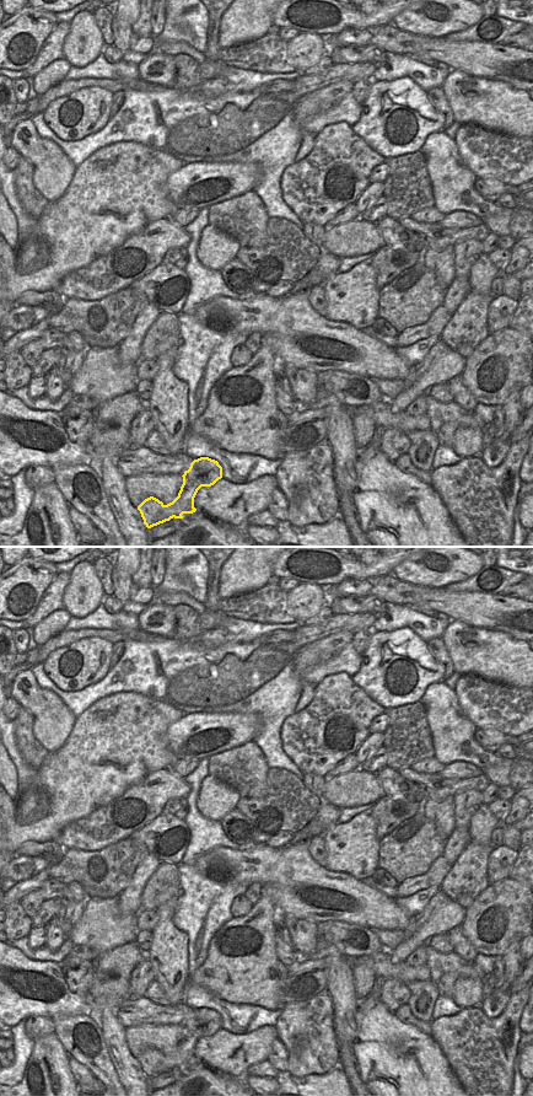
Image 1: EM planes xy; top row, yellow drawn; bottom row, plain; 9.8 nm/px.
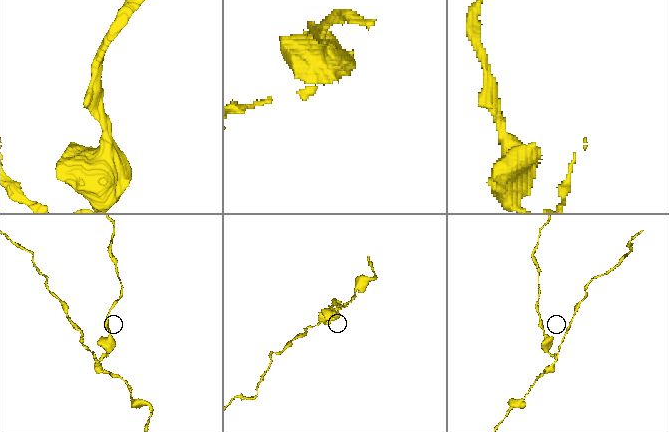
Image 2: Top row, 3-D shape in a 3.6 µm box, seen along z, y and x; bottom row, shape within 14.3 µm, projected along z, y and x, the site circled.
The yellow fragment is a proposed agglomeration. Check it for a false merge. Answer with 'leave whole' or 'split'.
split

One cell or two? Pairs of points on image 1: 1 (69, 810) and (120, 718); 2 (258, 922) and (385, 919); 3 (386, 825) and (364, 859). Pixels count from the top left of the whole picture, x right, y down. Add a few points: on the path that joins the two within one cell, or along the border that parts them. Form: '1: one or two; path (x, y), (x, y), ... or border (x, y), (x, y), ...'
1: one; path (73, 786), (117, 741)
2: two; border (262, 884), (272, 888), (272, 903), (275, 908)
3: two; border (370, 811), (375, 820), (378, 841)

